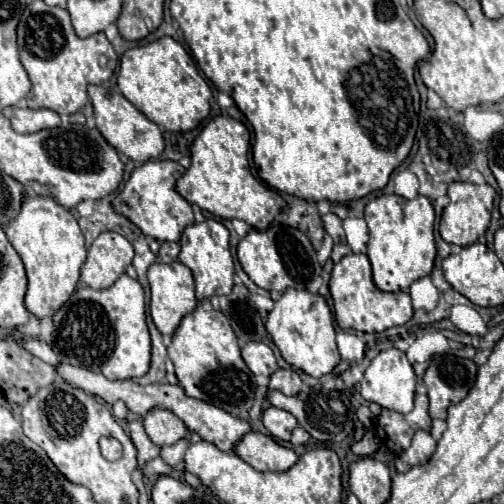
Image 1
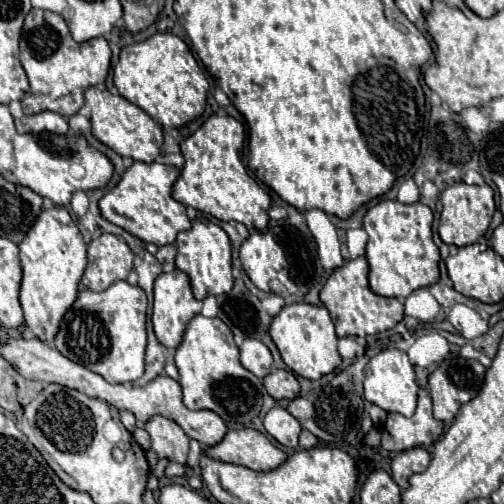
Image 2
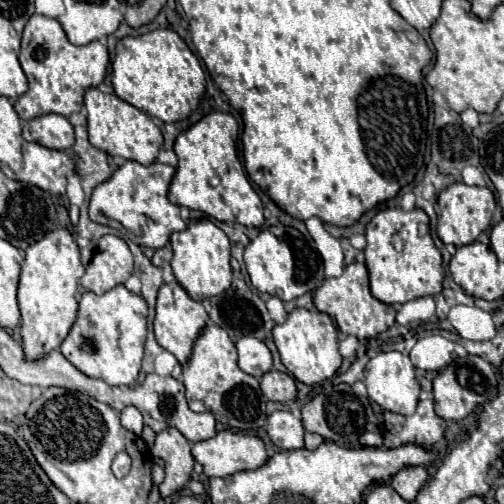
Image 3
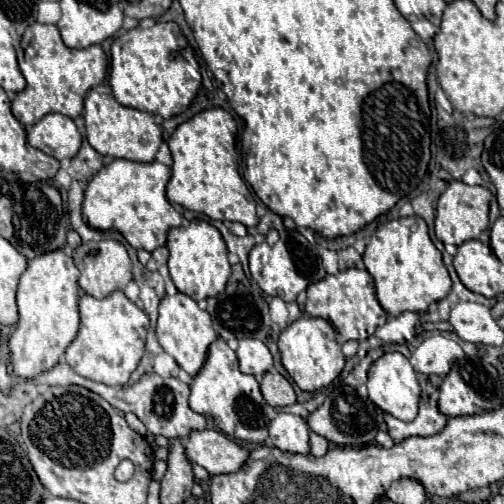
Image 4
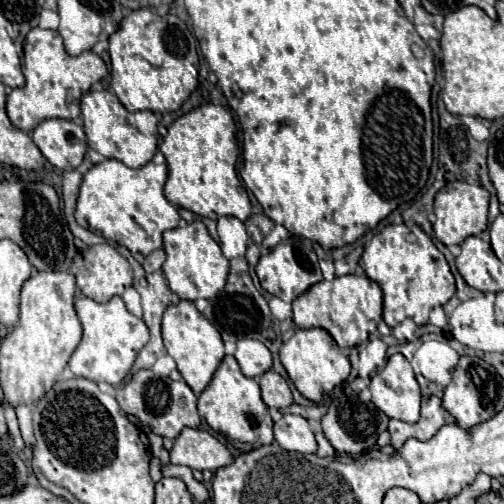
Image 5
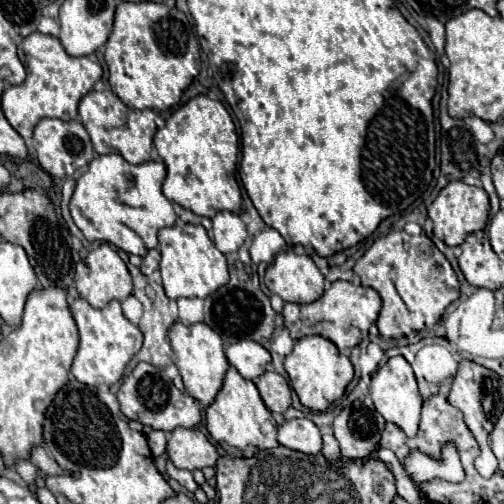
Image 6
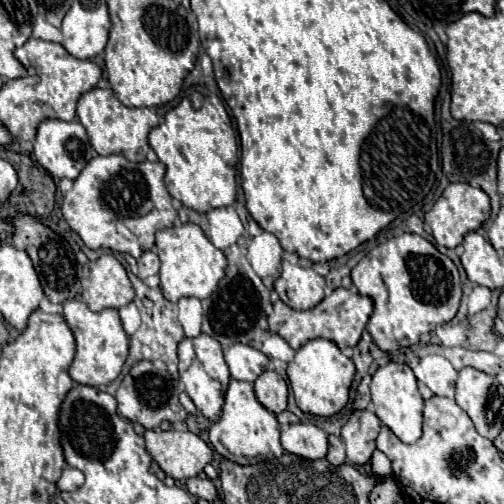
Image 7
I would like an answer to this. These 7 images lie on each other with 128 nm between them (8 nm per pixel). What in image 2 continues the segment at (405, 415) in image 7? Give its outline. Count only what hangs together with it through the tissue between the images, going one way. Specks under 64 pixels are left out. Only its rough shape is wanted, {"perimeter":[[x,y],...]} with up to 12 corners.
{"perimeter":[[382,350],[364,370],[364,398],[412,416],[418,382],[402,350]]}

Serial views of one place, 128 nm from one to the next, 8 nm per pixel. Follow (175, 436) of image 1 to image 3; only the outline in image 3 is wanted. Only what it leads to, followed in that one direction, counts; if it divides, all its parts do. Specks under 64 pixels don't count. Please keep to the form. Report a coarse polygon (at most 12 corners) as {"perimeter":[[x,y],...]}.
{"perimeter":[[176,428],[158,432],[150,452],[164,460],[162,498],[188,484],[190,442]]}

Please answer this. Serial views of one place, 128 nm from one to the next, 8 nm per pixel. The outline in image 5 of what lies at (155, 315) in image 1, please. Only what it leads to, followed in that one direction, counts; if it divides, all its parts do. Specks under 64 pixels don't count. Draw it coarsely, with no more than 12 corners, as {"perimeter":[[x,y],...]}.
{"perimeter":[[190,300],[164,312],[162,338],[196,394],[224,358],[220,332]]}

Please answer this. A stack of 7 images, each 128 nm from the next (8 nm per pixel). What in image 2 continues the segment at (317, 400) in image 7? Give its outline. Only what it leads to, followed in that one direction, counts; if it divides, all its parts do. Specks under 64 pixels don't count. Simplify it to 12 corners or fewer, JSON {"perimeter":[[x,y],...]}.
{"perimeter":[[284,306],[270,336],[286,366],[318,380],[342,362],[324,306]]}

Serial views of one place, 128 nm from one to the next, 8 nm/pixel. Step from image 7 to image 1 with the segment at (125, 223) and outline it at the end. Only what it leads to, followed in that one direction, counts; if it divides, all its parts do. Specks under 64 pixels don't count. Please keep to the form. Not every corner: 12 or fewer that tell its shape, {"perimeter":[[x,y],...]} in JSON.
{"perimeter":[[172,160],[136,168],[114,208],[158,242],[194,222]]}

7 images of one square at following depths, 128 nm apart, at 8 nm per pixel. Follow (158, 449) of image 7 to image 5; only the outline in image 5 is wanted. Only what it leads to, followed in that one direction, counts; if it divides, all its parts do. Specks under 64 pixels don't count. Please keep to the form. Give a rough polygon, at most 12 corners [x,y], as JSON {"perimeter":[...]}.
{"perimeter":[[184,428],[172,464],[216,472],[232,452],[216,436]]}

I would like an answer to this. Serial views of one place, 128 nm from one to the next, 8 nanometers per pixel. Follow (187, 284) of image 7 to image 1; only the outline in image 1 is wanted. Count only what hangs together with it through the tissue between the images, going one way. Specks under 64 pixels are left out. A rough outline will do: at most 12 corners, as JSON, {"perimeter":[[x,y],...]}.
{"perimeter":[[208,218],[180,238],[196,298],[232,290],[228,230]]}

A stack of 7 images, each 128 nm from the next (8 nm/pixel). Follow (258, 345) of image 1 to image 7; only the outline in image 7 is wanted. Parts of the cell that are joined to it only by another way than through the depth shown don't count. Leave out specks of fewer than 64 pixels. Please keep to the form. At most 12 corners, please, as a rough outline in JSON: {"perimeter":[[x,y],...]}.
{"perimeter":[[246,344],[224,352],[232,378],[254,382],[268,356]]}

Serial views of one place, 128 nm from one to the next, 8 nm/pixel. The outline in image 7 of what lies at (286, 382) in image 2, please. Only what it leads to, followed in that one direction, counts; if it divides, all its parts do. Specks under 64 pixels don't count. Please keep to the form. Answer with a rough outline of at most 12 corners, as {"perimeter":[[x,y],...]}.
{"perimeter":[[266,370],[254,382],[256,398],[270,412],[286,410],[288,386]]}

